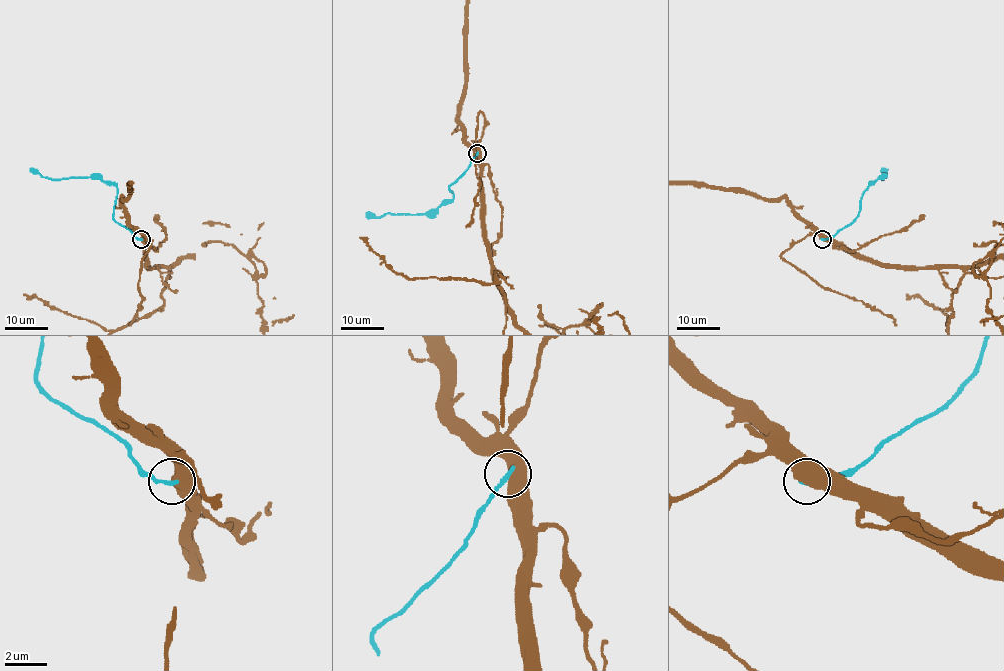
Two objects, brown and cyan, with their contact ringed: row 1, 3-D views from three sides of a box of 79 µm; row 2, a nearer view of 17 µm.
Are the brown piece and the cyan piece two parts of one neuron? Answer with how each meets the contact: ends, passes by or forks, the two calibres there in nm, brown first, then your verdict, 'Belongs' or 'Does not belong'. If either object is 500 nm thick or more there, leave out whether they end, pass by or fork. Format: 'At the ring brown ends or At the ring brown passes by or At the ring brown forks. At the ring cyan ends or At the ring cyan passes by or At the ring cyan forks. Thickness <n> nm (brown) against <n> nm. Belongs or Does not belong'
Thickness 550 nm (brown) against 200 nm. Does not belong

